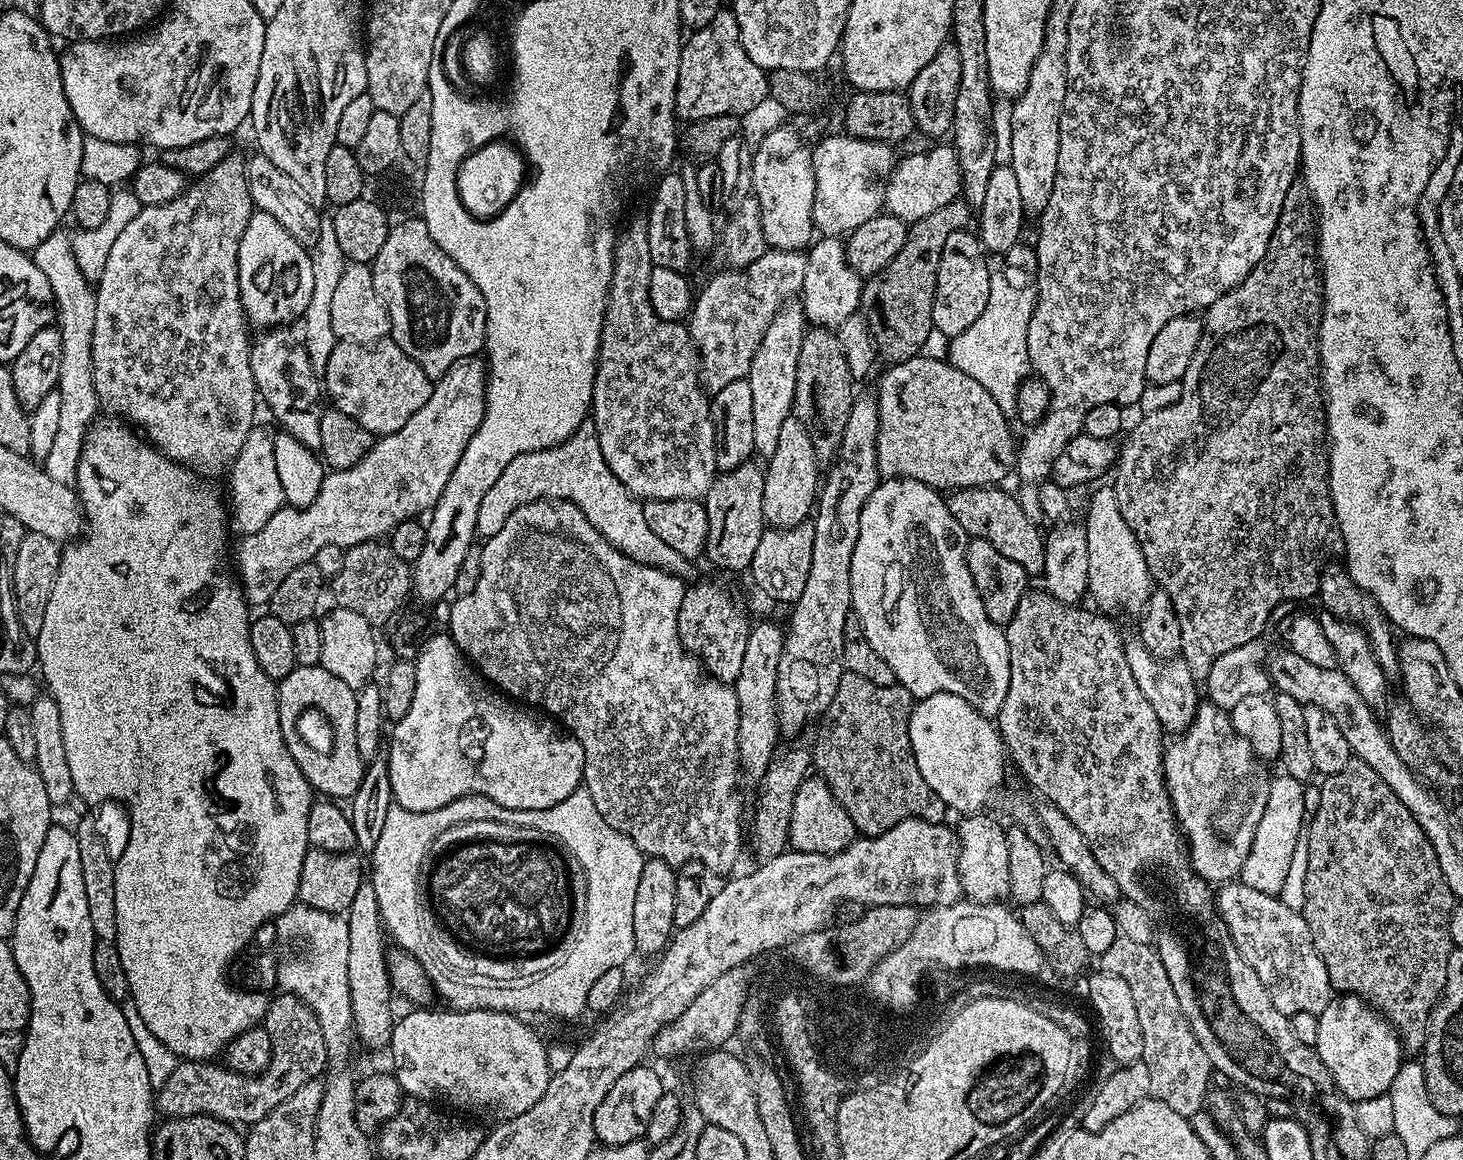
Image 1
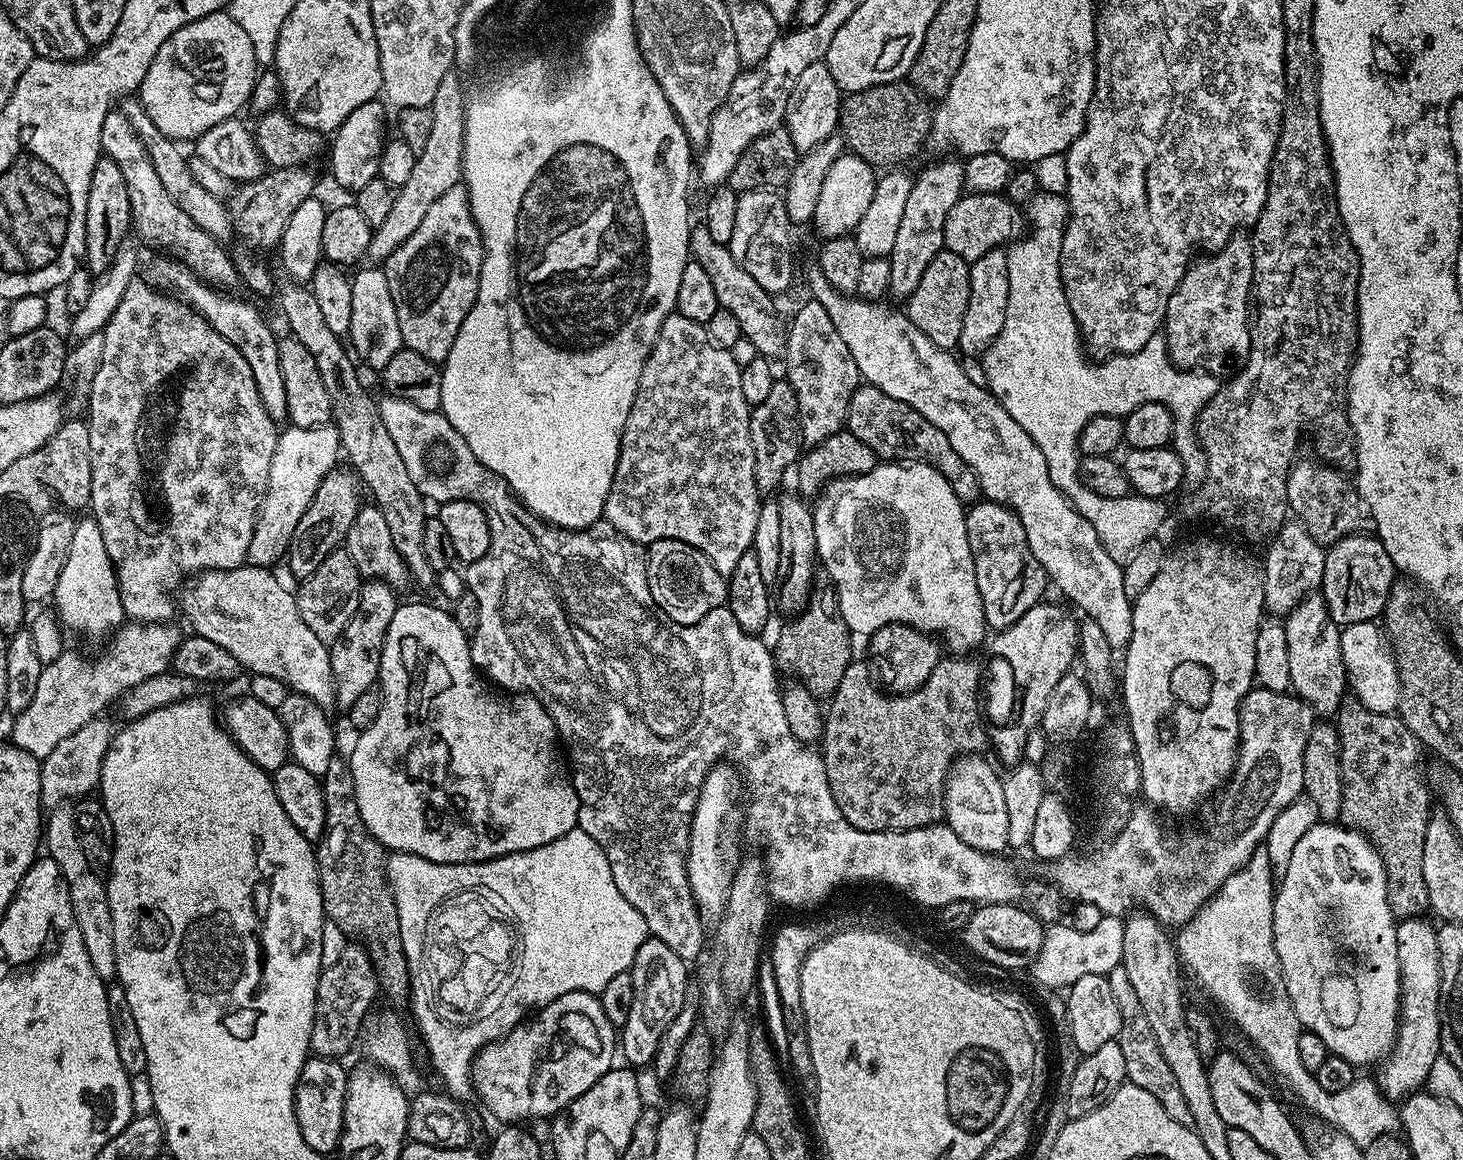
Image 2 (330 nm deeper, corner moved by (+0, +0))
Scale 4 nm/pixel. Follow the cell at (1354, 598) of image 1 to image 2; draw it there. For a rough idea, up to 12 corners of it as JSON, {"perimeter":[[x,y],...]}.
{"perimeter":[[1297,459],[1286,494],[1295,519],[1331,546],[1364,534],[1370,513],[1341,469]]}

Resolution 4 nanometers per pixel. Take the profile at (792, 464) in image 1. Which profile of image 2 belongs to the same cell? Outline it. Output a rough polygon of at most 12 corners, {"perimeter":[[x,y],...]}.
{"perimeter":[[805,300],[783,359],[811,446],[847,425],[862,381],[822,302]]}

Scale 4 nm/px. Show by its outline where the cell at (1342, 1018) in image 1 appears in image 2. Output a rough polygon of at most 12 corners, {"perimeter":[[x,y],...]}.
{"perimeter":[[1431,919],[1396,925],[1400,1030],[1379,1069],[1393,1102],[1419,1093],[1440,1051]]}

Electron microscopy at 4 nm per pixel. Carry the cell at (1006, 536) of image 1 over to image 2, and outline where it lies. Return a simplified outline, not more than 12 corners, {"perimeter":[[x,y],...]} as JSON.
{"perimeter":[[861,383],[846,428],[881,461],[934,466],[965,505],[974,470],[918,410]]}

